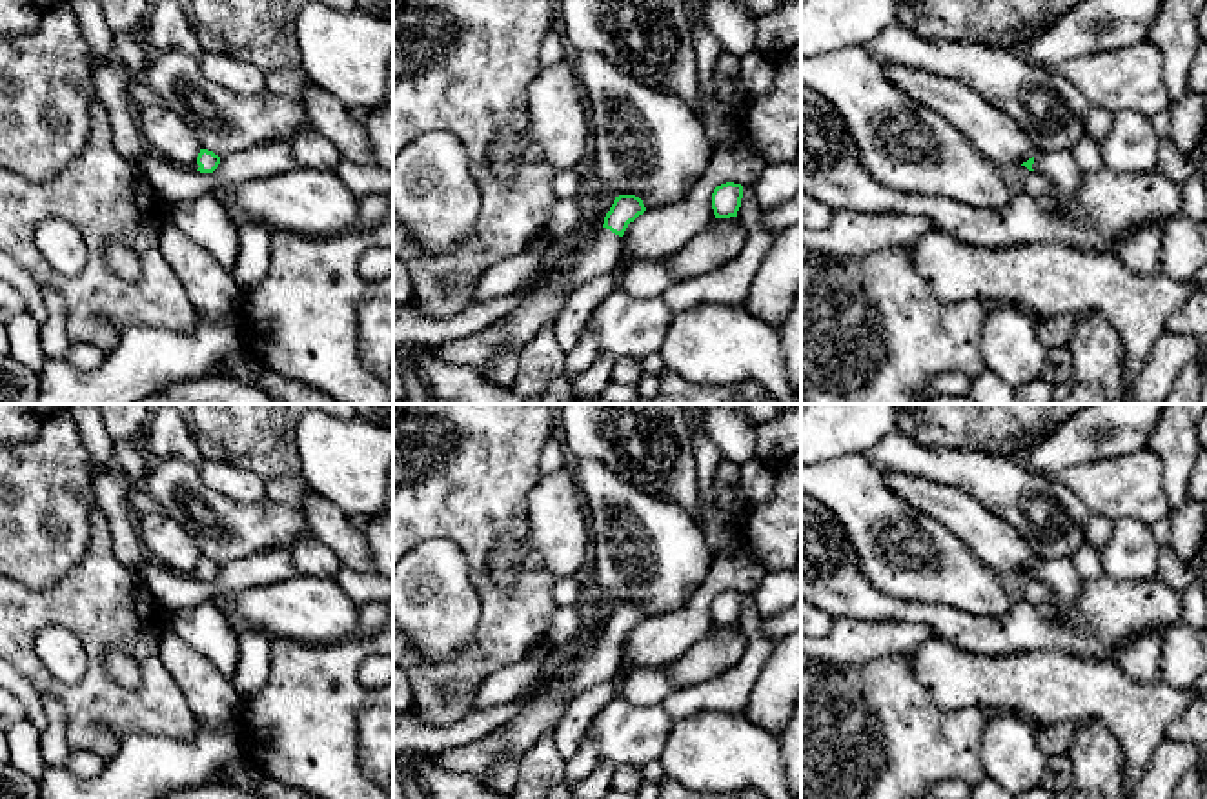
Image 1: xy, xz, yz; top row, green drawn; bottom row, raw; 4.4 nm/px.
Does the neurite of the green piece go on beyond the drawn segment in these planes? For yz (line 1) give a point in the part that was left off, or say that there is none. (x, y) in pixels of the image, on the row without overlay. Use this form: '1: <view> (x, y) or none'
1: yz (1064, 581)

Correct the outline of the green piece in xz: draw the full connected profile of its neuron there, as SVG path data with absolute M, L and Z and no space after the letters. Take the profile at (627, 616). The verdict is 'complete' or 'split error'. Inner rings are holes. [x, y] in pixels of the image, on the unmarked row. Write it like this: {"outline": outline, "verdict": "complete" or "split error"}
{"outline": "M615 604L595 648L586 657L561 662L561 672L568 679L570 697L575 697L583 690L599 683L615 679L623 661L621 644L624 642L628 632L644 619L646 615L639 604Z", "verdict": "split error"}

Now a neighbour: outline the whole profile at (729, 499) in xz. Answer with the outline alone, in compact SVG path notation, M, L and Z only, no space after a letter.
M714 482L714 491L717 506L725 511L735 513L739 508L745 506L745 499L739 488L728 488Z

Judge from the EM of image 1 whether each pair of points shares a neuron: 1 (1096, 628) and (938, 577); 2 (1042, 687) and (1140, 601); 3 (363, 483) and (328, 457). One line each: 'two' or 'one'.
1: two
2: two
3: one

